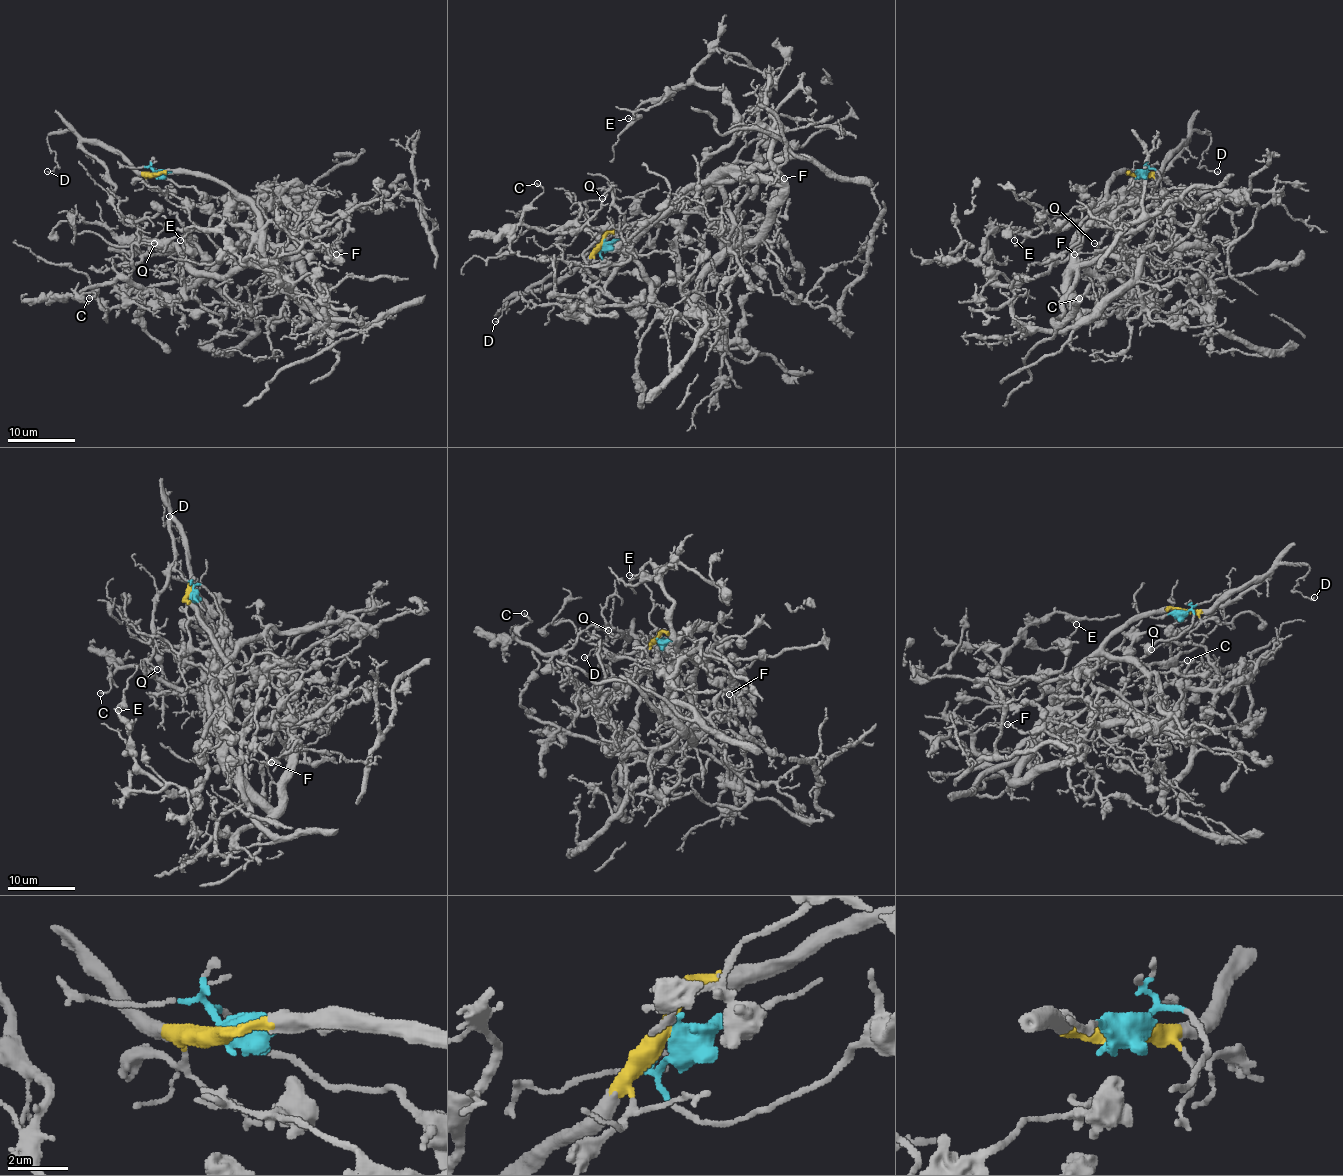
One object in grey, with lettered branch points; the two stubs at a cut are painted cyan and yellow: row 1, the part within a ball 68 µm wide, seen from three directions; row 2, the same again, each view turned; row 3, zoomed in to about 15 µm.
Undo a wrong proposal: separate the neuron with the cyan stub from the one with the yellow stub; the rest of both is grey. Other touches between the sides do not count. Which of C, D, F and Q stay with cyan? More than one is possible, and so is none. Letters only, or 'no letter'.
no letter

